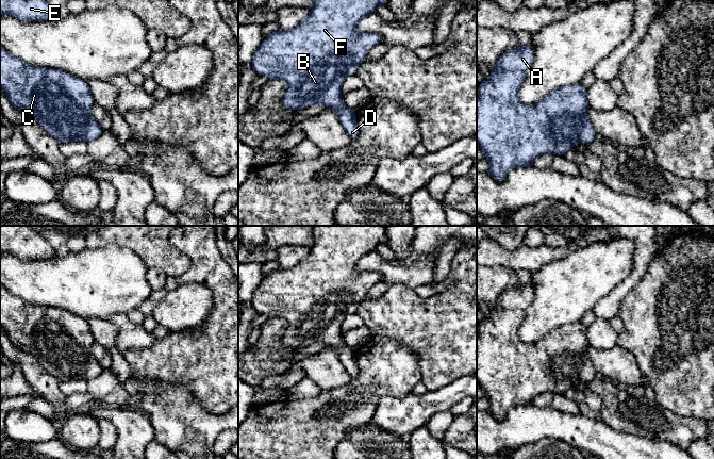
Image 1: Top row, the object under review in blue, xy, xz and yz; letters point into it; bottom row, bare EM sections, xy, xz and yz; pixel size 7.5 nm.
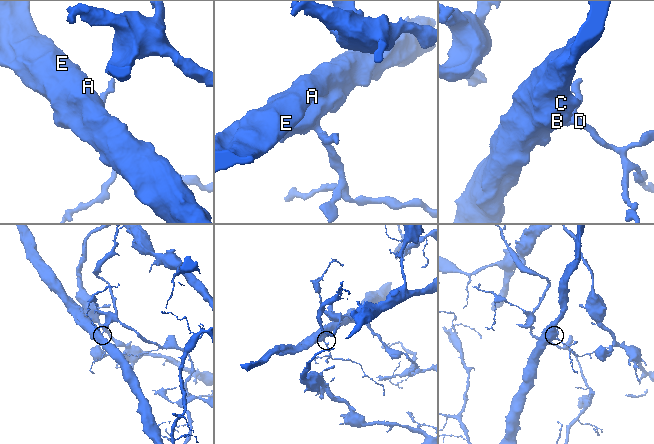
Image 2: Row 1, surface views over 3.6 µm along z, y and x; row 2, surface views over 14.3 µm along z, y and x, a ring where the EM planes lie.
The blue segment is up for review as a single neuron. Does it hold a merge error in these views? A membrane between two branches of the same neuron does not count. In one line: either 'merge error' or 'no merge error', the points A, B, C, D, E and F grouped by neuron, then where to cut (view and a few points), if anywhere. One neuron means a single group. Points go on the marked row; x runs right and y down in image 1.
merge error | A B C E F / D | xz (339, 88), (337, 91), (327, 91), (322, 96), (322, 102)

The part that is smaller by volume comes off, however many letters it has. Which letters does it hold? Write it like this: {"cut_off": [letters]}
{"cut_off": ["D"]}

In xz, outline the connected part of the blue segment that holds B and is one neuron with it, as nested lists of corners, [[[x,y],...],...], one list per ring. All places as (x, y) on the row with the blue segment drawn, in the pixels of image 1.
[[[314,0],[309,16],[292,30],[279,30],[262,40],[254,53],[252,69],[269,80],[284,80],[288,88],[282,105],[296,111],[311,105],[323,105],[326,92],[339,92],[341,85],[353,70],[366,61],[367,53],[383,43],[381,34],[356,33],[358,23],[387,0]]]

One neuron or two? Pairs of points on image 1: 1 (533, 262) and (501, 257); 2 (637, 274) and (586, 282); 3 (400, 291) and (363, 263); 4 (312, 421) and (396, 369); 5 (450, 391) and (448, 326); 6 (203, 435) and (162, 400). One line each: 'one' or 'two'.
1: one
2: two
3: two
4: one
5: two
6: one

